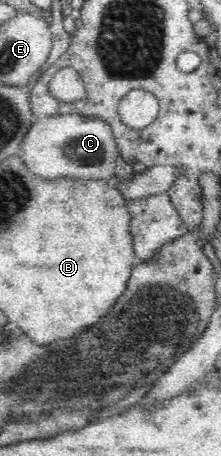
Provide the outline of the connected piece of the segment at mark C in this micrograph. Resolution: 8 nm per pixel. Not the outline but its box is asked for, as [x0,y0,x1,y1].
[20,114,117,181]

